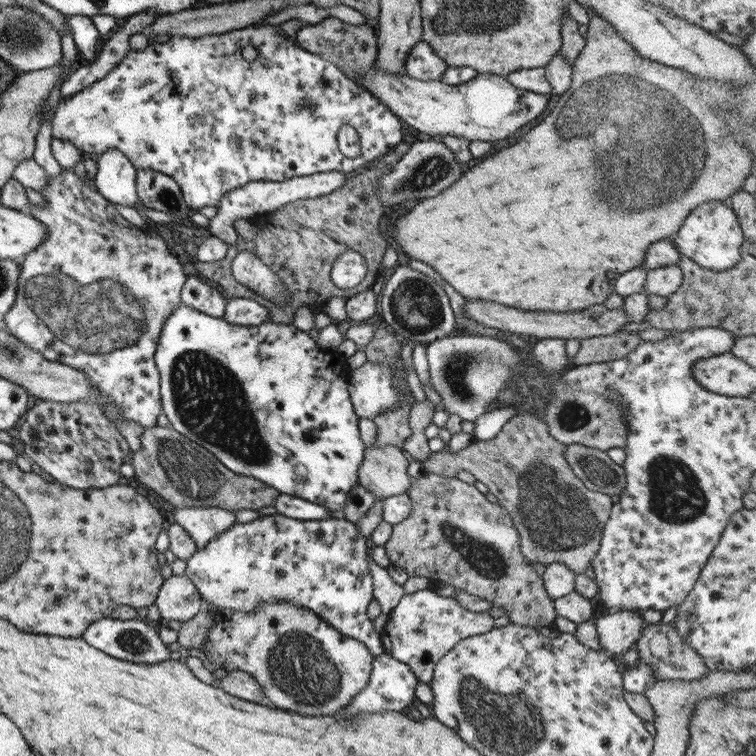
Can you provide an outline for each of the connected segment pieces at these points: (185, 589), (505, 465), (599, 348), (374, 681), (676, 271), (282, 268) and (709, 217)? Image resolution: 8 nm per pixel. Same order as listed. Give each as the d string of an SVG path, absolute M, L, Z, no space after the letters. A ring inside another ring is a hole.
M174 575L163 582L155 605L160 611L163 622L170 620L186 622L194 618L205 603L188 577Z
M536 411L532 413L524 413L524 415L516 415L510 420L507 420L507 424L502 428L502 431L495 438L488 439L485 441L474 440L473 443L464 449L463 452L452 453L450 454L446 449L440 452L431 453L429 457L421 461L424 465L424 473L434 473L437 475L447 476L447 477L456 477L457 472L465 470L470 472L476 477L476 480L480 480L482 484L485 484L488 487L490 494L494 494L499 500L499 505L502 508L505 508L511 519L513 520L513 525L517 528L517 531L520 532L521 536L521 551L524 555L524 558L530 562L540 562L540 564L548 565L553 562L564 563L569 570L572 570L576 575L582 575L584 572L590 568L592 557L599 551L600 541L602 538L602 533L609 519L611 508L613 507L612 499L609 495L602 494L601 492L594 492L590 490L585 484L573 473L571 466L567 463L567 460L563 457L563 450L565 445L558 442L553 437L550 437L550 431L548 431L548 425L544 423L543 417L536 415Z
M619 331L612 335L581 339L580 350L572 362L575 366L604 363L626 357L643 342L636 333Z
M384 652L374 657L373 669L364 690L361 690L344 709L334 715L339 715L339 718L353 718L357 714L372 714L386 710L403 713L406 708L417 705L415 688L418 683L419 680L407 664Z
M678 264L660 265L658 268L648 269L644 282L644 290L647 295L668 297L678 290L683 281L683 272Z
M398 143L388 154L376 161L370 169L357 173L356 176L348 174L346 184L337 191L318 198L297 200L288 203L270 214L261 218L252 218L255 226L255 238L245 240L239 236L236 244L230 244L226 256L212 264L194 263L194 268L202 272L211 280L212 284L219 284L227 298L244 298L258 302L260 306L268 308L273 323L292 324L296 311L302 306L313 308L315 304L325 305L332 298L346 300L372 288L379 276L381 262L387 250L386 237L382 235L383 204L375 193L375 186L381 176L393 172L393 168L409 151L409 143ZM347 248L355 250L364 258L368 272L359 286L350 290L338 289L331 281L331 267L340 254ZM239 252L252 252L268 265L278 277L286 284L286 292L290 302L279 307L266 297L254 293L248 287L241 285L233 276L233 260Z
M721 200L699 204L686 217L672 240L680 254L688 256L701 267L715 271L736 266L741 260L741 246L745 242L739 216L734 212L729 202Z

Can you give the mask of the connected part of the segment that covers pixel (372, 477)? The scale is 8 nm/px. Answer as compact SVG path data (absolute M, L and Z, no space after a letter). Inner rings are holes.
M397 446L368 447L358 471L359 484L380 500L406 493L411 486L410 461Z

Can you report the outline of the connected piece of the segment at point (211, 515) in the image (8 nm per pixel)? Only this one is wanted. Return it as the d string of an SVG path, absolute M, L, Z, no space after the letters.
M184 507L175 509L173 514L174 522L194 539L198 549L238 522L234 512L218 507Z

